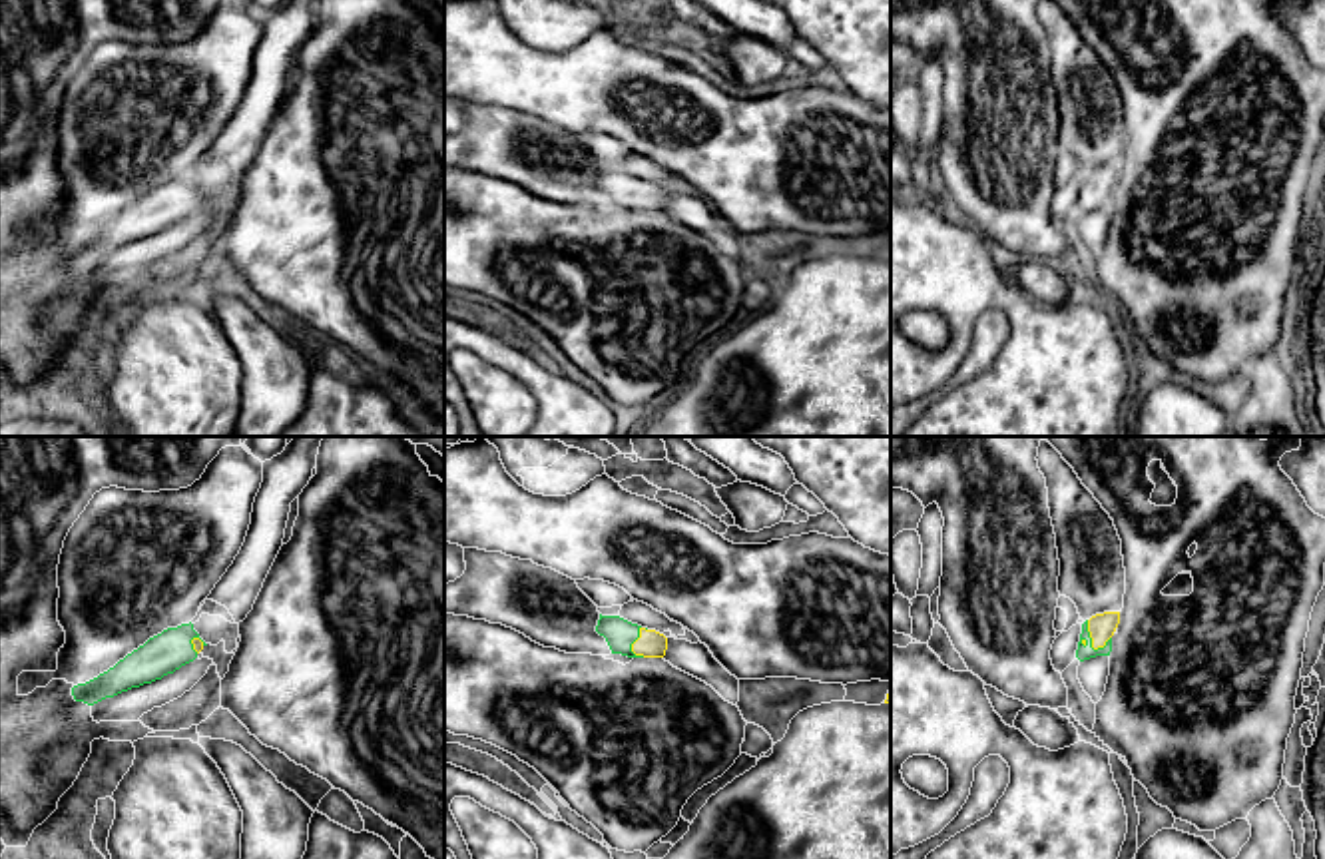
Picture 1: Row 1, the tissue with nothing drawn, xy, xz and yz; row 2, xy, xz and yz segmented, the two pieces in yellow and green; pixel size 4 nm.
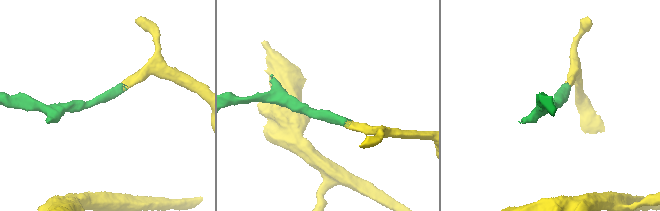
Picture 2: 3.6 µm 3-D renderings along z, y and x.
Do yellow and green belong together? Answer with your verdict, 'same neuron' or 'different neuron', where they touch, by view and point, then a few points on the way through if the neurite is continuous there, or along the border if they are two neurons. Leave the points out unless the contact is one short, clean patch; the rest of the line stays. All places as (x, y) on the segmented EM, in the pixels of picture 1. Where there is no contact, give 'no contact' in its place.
same neuron | yz (1090, 636) | across yz (1100, 626), (1090, 636), (1084, 652)

